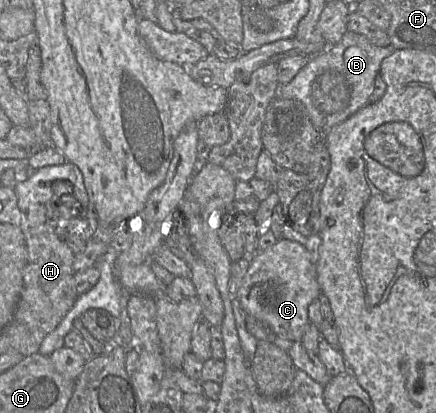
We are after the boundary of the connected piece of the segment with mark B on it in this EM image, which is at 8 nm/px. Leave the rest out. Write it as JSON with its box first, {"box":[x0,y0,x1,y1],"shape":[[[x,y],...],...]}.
{"box":[278,31,395,135],"shape":[[[347,31],[341,41],[311,57],[308,63],[289,83],[281,85],[278,96],[284,99],[300,101],[305,106],[315,129],[325,135],[333,126],[345,121],[369,103],[369,98],[374,90],[376,76],[380,73],[380,65],[383,59],[395,50],[391,44],[379,47],[372,44],[365,36]]]}

